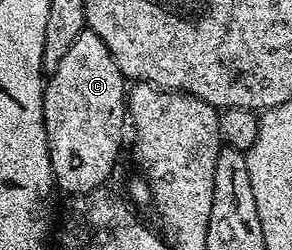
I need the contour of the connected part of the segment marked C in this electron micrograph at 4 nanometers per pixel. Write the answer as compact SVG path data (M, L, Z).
M85 28L82 34L72 43L71 49L64 55L64 60L56 71L49 74L42 90L42 110L44 111L44 127L48 135L50 162L54 172L54 183L59 190L69 195L87 193L93 189L103 188L106 181L114 173L114 164L118 161L118 152L122 149L122 132L128 129L126 111L127 78L122 76L120 67L116 67L116 59L104 47L104 39L92 30Z

